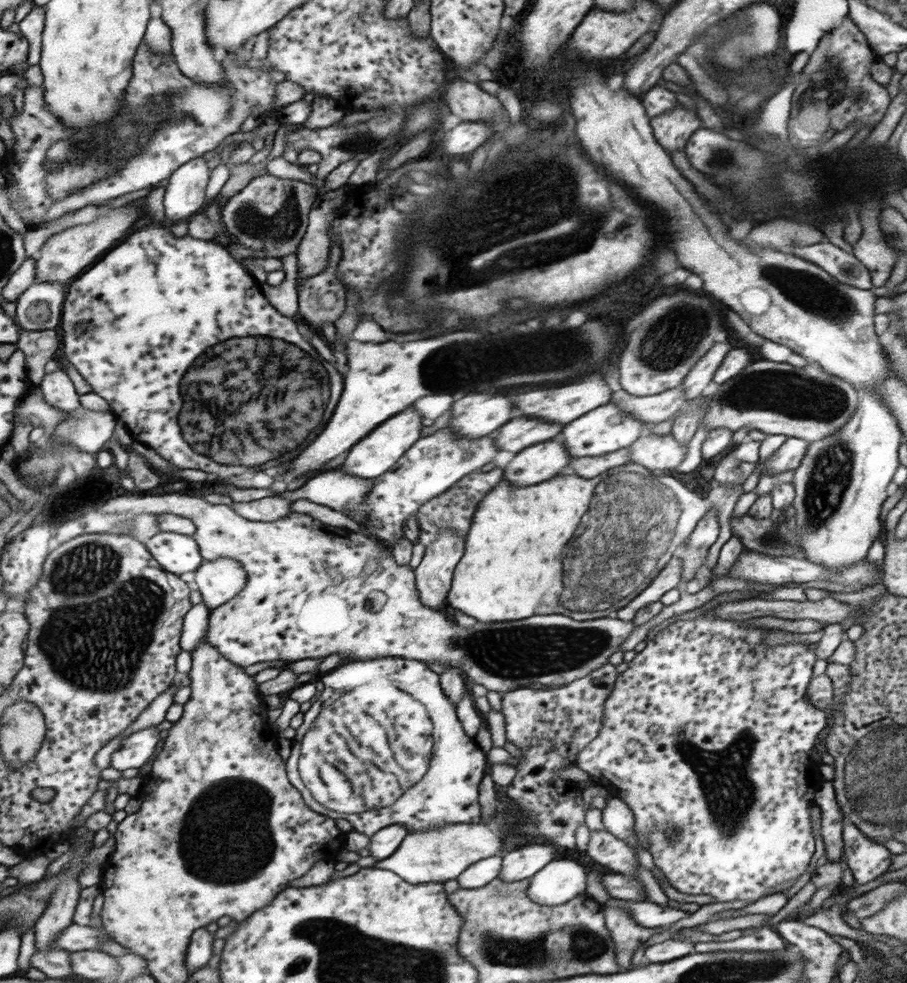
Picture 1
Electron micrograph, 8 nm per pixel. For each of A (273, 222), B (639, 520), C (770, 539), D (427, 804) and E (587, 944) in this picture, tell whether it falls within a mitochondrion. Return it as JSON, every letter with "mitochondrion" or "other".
{"A":"mitochondrion","B":"mitochondrion","C":"mitochondrion","D":"other","E":"mitochondrion"}

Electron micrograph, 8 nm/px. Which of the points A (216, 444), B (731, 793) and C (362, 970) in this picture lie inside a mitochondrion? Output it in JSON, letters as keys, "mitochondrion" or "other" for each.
{"A":"mitochondrion","B":"mitochondrion","C":"mitochondrion"}

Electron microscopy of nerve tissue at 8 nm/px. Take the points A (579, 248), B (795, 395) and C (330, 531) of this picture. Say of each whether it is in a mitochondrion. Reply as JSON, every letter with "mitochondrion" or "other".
{"A":"mitochondrion","B":"mitochondrion","C":"other"}

